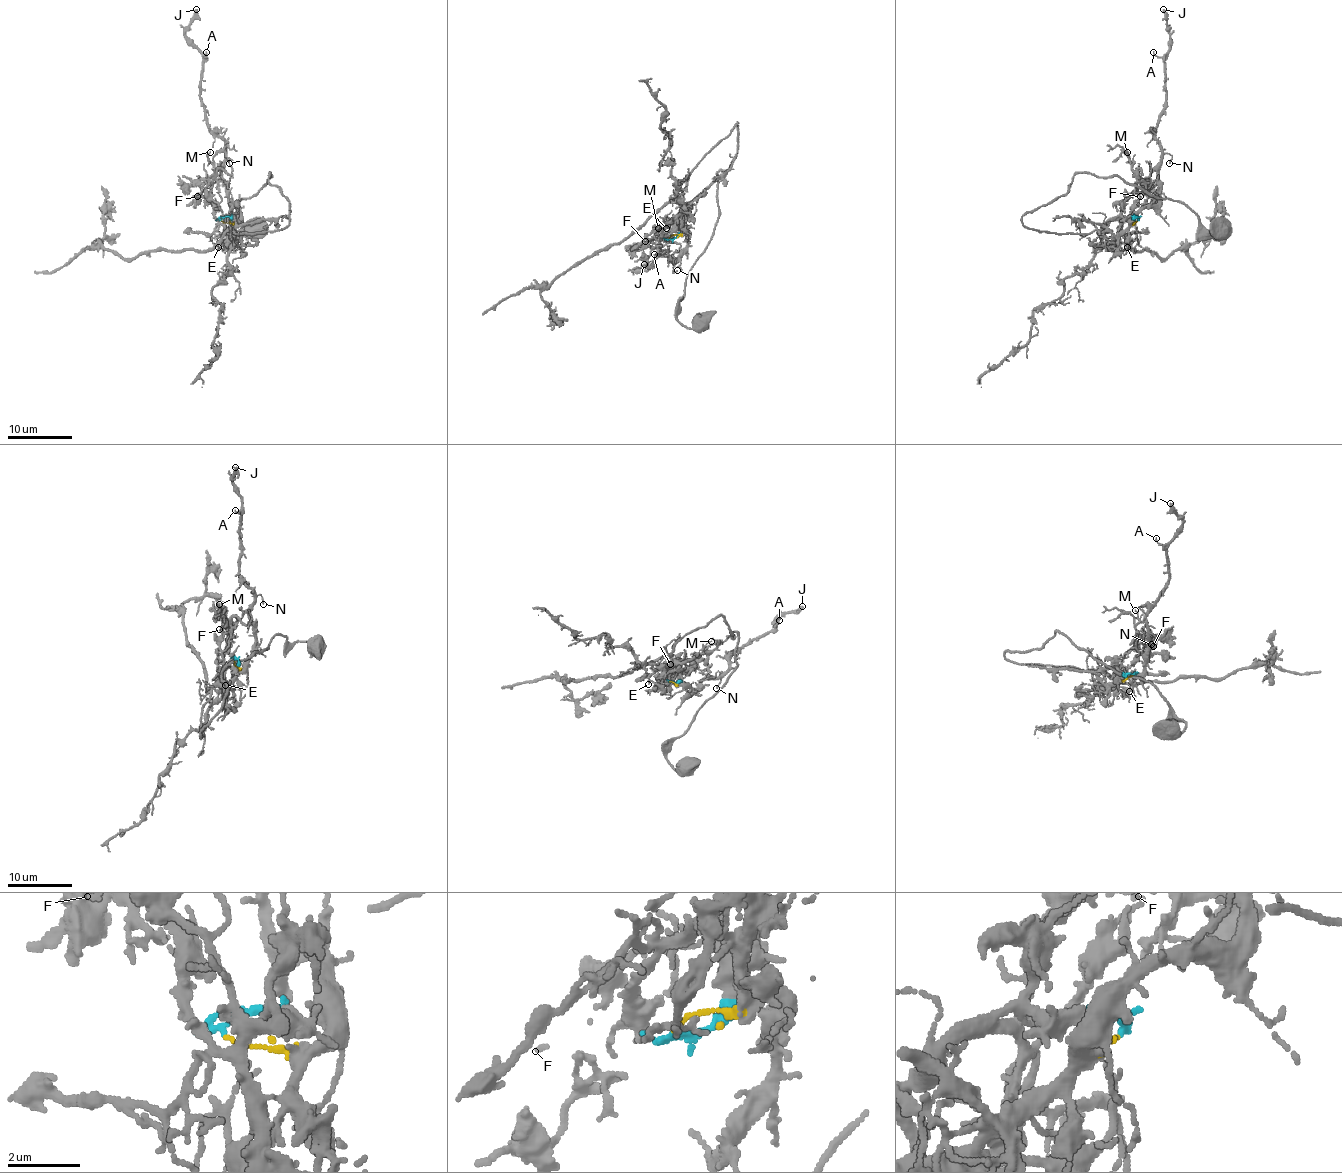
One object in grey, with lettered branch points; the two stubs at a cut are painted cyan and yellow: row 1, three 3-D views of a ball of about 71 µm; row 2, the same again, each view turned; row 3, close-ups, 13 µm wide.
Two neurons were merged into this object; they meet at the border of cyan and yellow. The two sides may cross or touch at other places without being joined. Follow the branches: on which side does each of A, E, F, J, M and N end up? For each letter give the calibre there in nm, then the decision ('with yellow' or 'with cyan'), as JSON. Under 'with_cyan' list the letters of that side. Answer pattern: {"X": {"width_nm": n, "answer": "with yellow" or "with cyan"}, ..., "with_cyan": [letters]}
{"A": {"width_nm": 110, "answer": "with yellow"}, "E": {"width_nm": 80, "answer": "with cyan"}, "F": {"width_nm": 110, "answer": "with cyan"}, "J": {"width_nm": 380, "answer": "with yellow"}, "M": {"width_nm": 100, "answer": "with cyan"}, "N": {"width_nm": 100, "answer": "with yellow"}, "with_cyan": ["E", "F", "M"]}

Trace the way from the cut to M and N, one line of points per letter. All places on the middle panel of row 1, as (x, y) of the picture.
M: (668, 238), (675, 238), (678, 233), (678, 225), (673, 220), (667, 223), (670, 228), (664, 238), (657, 228)
N: (668, 238), (686, 233), (686, 251), (678, 259), (670, 259), (672, 273), (677, 270)

